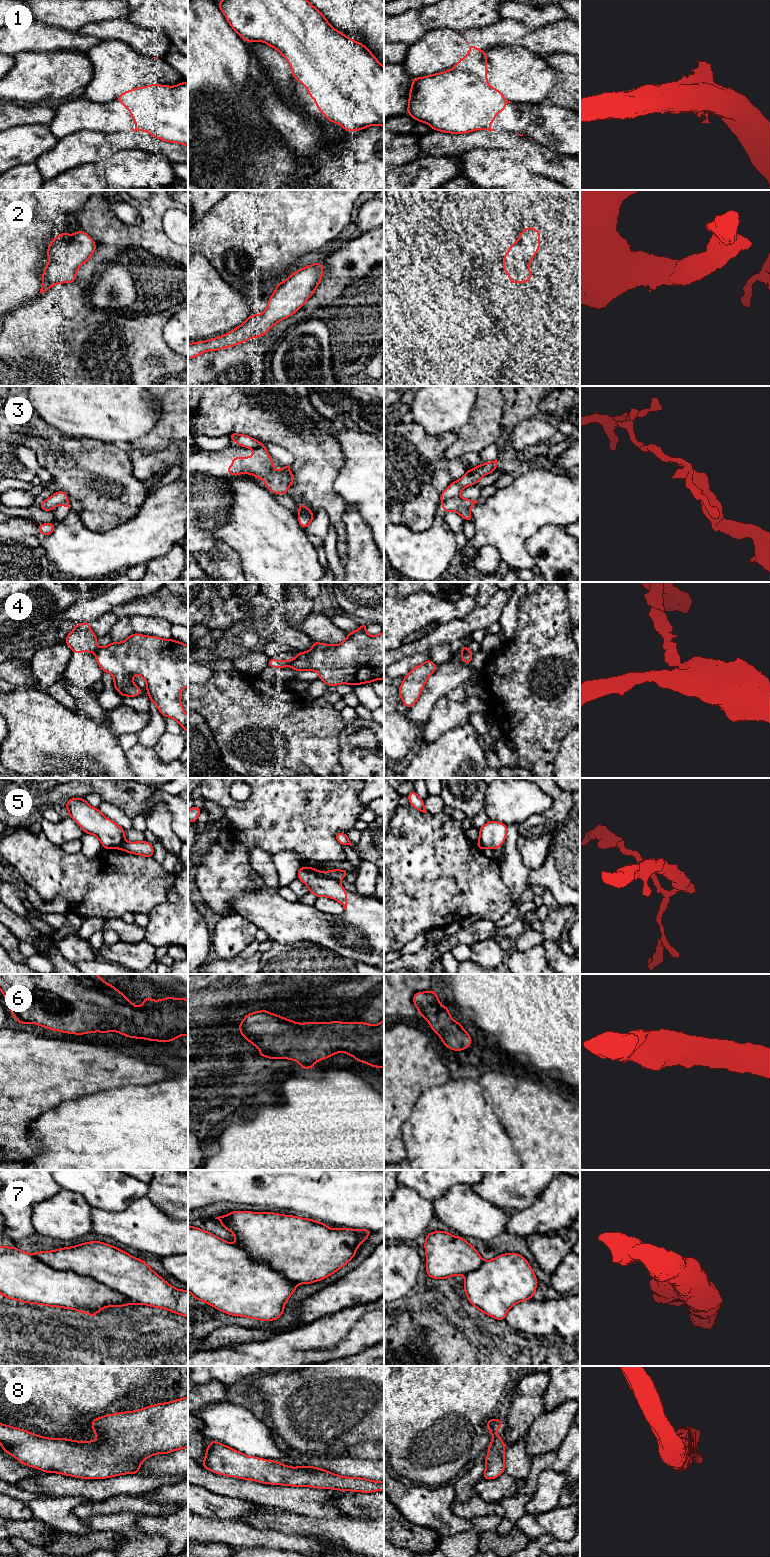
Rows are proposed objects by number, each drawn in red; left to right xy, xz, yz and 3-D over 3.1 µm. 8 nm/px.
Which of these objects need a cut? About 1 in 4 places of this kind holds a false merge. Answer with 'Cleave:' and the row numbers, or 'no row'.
Cleave: 3, 4, 5, 7

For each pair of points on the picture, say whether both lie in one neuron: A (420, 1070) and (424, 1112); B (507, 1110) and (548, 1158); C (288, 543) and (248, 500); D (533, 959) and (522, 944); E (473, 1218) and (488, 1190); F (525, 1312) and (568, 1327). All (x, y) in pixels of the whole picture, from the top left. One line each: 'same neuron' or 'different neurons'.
A: different neurons
B: same neuron
C: same neuron
D: different neurons
E: different neurons
F: same neuron

